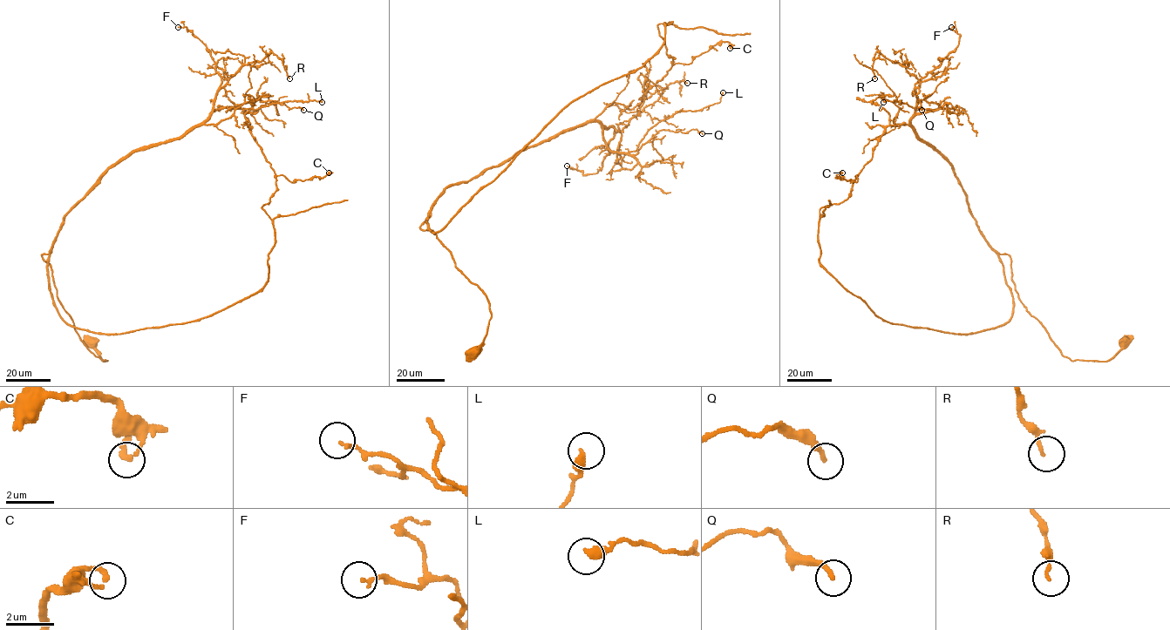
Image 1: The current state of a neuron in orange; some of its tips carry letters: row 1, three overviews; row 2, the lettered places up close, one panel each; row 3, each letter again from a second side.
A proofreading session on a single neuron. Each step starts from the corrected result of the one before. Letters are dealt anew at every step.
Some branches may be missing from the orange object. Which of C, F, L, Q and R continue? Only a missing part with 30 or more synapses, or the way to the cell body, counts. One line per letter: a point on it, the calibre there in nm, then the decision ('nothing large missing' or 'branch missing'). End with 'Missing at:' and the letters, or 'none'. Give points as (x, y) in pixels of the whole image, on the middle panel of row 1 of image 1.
C: place (730, 48); calibre 240 nm; nothing large missing
F: place (567, 165); calibre 140 nm; nothing large missing
L: place (723, 92); calibre 380 nm; nothing large missing
Q: place (702, 133); calibre 200 nm; nothing large missing
R: place (687, 83); calibre 110 nm; nothing large missing
Missing at: none

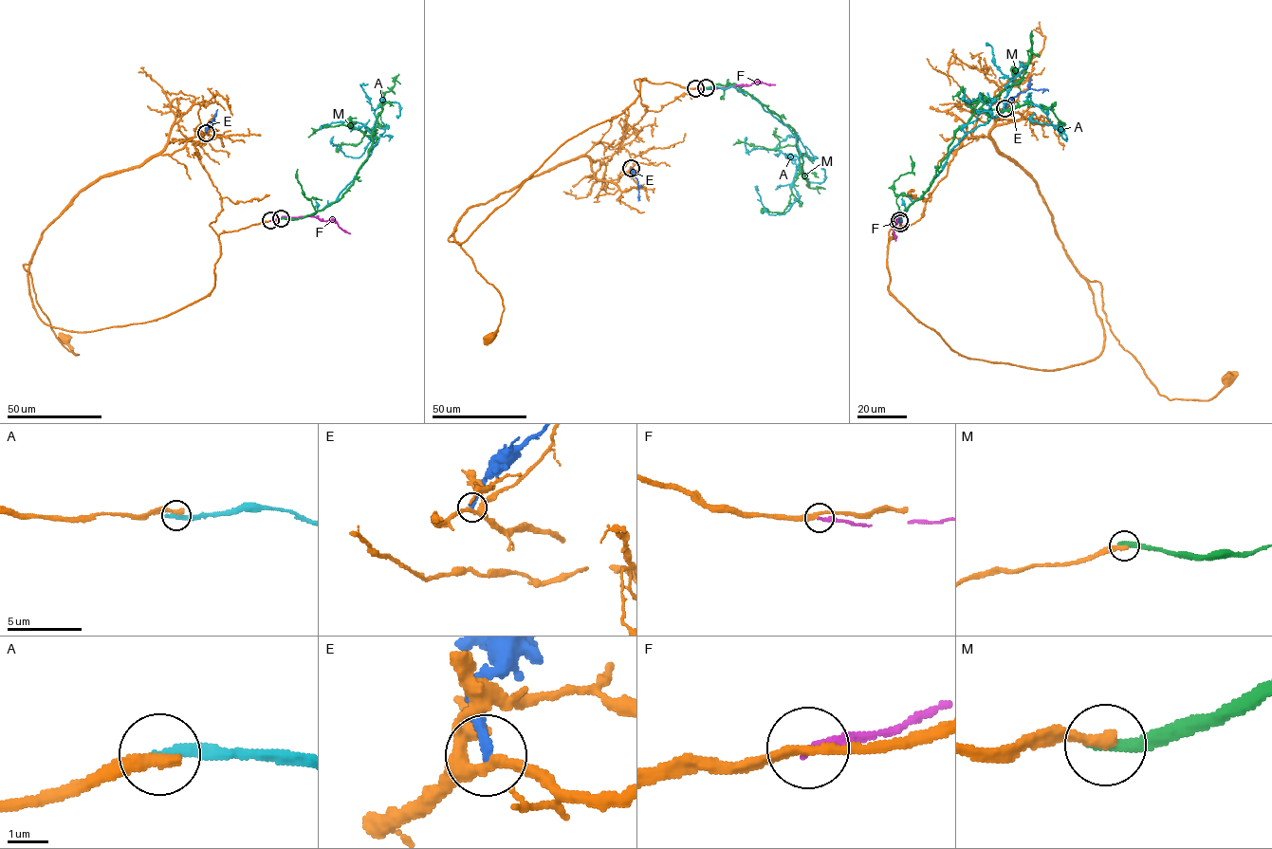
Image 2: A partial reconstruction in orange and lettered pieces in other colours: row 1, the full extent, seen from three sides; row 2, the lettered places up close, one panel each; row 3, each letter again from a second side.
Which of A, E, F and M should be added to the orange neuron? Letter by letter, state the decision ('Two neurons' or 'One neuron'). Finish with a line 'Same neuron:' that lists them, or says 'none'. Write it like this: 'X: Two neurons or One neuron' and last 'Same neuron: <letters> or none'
A: Two neurons
E: Two neurons
F: Two neurons
M: Two neurons
Same neuron: none

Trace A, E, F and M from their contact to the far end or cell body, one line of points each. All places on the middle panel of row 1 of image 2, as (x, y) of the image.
A: (706, 87), (747, 93), (796, 137), (799, 198), (783, 214), (769, 214), (758, 190)
E: (632, 167), (637, 183), (637, 200)
F: (695, 88), (750, 85), (759, 82), (775, 84)
M: (706, 87), (735, 83), (793, 129), (800, 172), (791, 187), (789, 203), (782, 212), (762, 209), (763, 212)

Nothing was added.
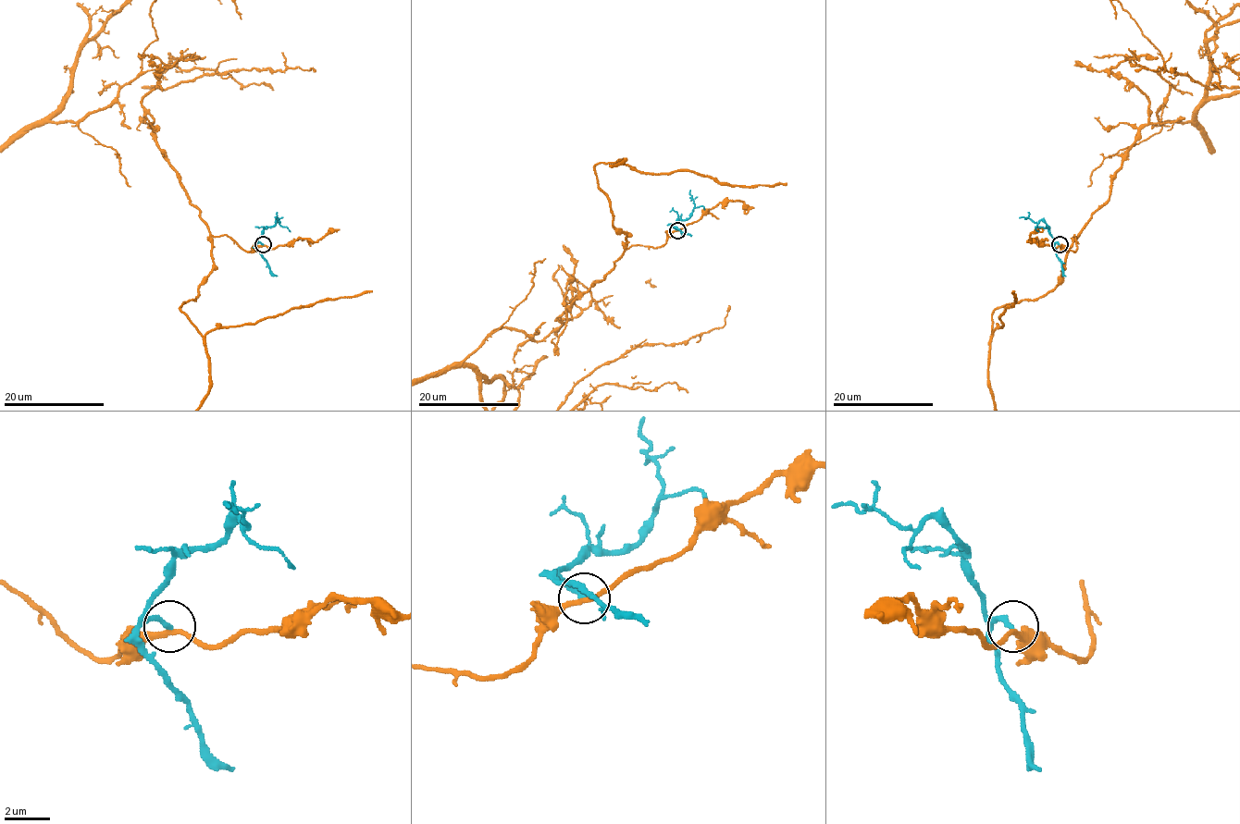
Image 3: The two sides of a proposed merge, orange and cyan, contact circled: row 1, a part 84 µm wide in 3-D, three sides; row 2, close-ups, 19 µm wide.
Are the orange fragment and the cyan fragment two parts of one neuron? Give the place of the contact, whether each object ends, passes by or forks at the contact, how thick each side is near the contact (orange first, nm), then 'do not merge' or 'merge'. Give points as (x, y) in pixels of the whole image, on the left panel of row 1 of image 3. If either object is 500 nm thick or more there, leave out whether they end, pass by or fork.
at (263, 244); orange passes by; cyan ends there; 200 nm thick on the orange side, 220 nm on the other; do not merge

